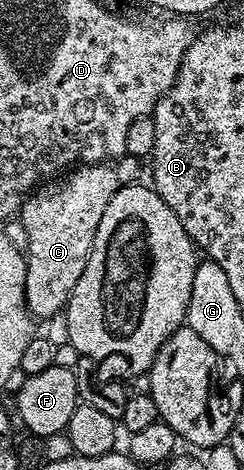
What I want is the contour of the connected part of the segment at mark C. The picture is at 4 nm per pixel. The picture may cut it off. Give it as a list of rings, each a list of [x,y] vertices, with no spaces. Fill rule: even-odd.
[[[129,154],[115,161],[80,165],[55,181],[45,182],[25,199],[18,220],[28,238],[26,301],[37,320],[47,321],[67,308],[74,285],[78,285],[82,269],[86,269],[94,233],[98,221],[102,221],[102,213],[106,213],[106,205],[110,205],[110,197],[114,197],[120,187],[137,182],[140,167],[141,160]]]

